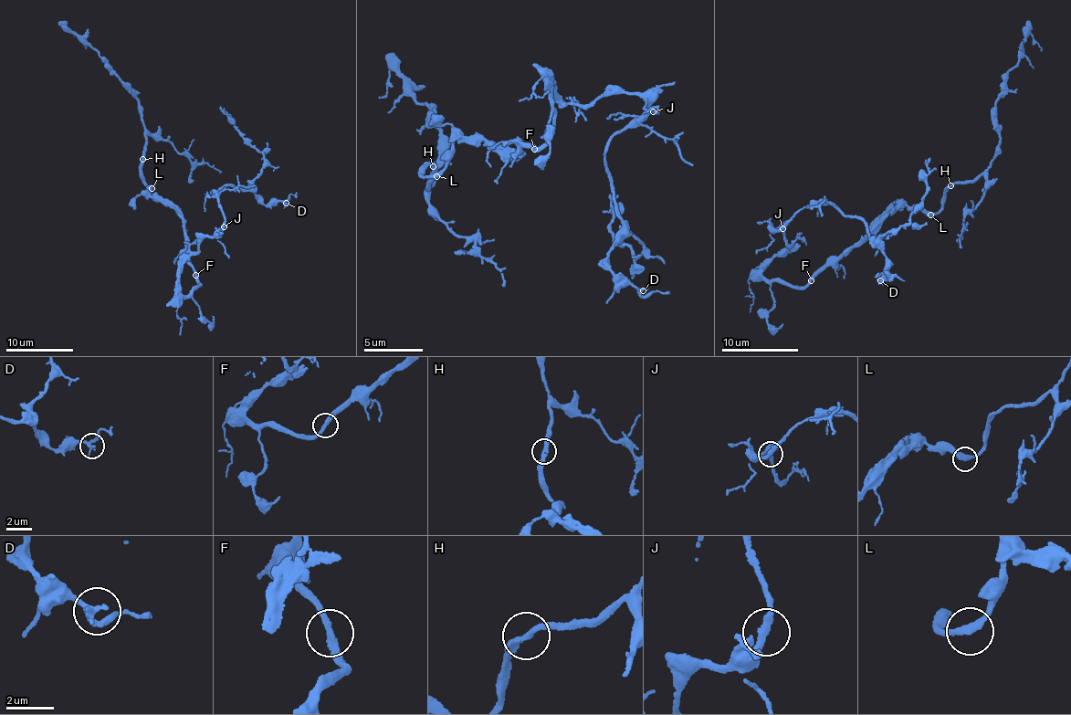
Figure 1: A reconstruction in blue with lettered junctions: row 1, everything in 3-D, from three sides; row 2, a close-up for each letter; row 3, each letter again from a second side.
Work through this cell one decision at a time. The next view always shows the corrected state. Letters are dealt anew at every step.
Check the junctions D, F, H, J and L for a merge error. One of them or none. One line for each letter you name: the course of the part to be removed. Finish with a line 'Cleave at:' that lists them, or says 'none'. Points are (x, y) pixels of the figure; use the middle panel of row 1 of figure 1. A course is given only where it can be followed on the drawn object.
Cleave at: none

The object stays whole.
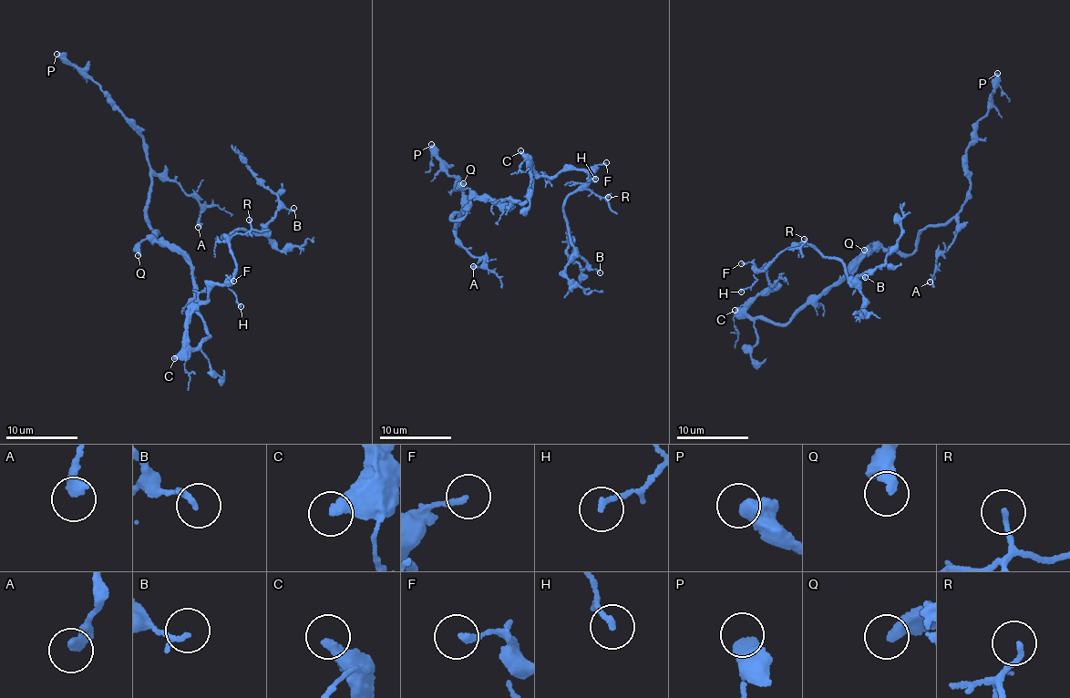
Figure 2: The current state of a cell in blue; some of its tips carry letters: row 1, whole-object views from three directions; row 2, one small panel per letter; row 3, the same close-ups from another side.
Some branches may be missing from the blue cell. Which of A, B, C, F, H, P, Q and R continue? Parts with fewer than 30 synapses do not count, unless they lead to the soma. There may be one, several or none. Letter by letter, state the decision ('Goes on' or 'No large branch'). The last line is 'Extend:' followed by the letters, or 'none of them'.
A: No large branch
B: No large branch
C: Goes on
F: No large branch
H: No large branch
P: No large branch
Q: No large branch
R: No large branch
Extend: C

